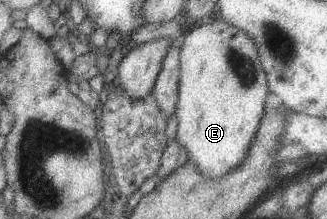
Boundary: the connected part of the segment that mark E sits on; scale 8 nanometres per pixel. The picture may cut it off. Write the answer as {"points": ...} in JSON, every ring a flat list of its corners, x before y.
{"points":[[224,18,199,23,186,35,180,52,180,83,177,110,178,140,201,172,209,178,219,178,237,168,246,159,256,130,266,111,266,96,270,93,266,72,253,39,242,29,230,25]]}

